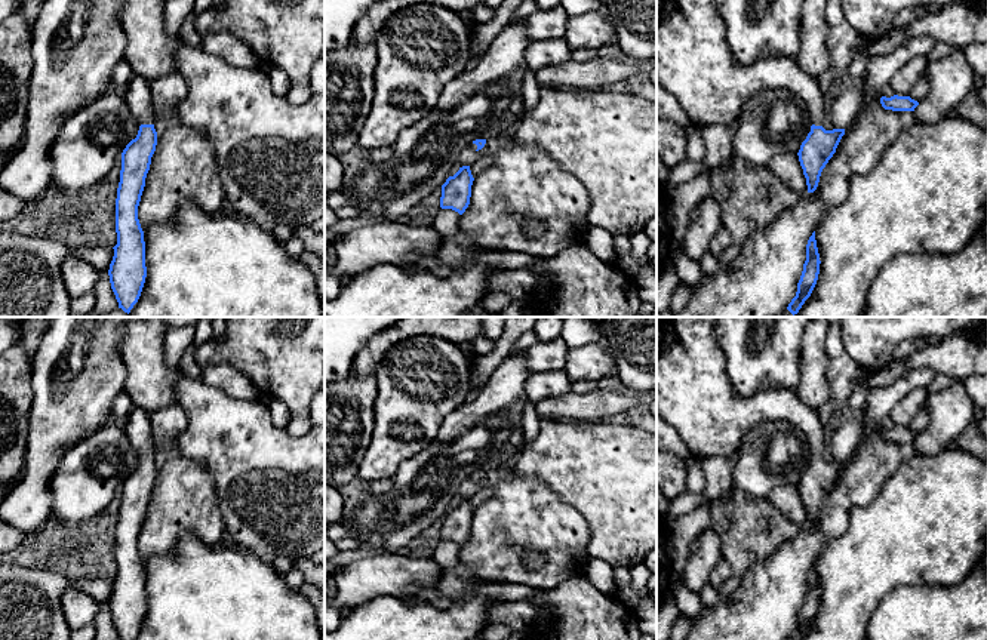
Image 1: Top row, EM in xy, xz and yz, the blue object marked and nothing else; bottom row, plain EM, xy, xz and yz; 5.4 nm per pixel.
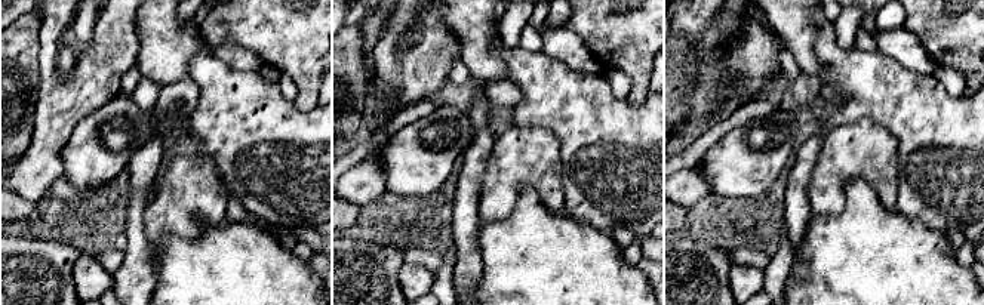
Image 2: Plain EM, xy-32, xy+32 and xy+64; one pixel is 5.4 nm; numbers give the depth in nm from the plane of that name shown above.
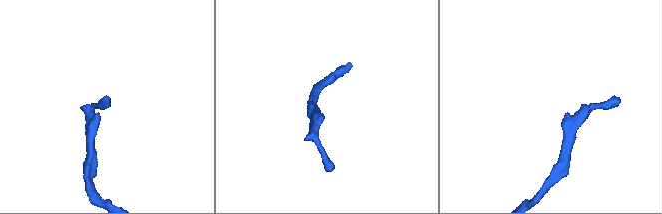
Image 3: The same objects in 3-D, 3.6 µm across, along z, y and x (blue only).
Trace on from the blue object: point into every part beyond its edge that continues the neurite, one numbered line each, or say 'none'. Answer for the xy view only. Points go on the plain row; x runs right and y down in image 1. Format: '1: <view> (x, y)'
1: xy (138, 428)

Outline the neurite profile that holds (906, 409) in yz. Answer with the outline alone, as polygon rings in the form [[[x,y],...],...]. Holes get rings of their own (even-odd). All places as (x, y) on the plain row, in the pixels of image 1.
[[[914,388],[907,393],[892,409],[891,419],[898,428],[907,428],[928,397],[926,388]]]

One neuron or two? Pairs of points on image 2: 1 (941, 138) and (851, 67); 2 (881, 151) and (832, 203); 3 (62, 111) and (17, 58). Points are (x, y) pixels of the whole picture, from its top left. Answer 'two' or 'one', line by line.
1: one
2: one
3: two

